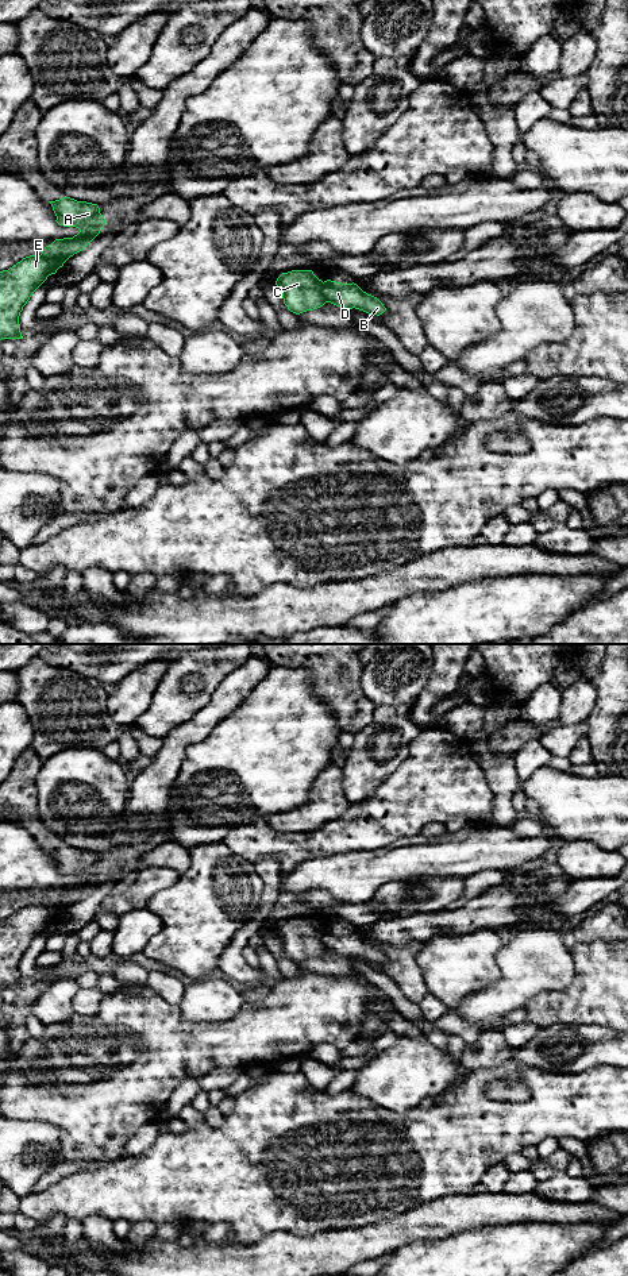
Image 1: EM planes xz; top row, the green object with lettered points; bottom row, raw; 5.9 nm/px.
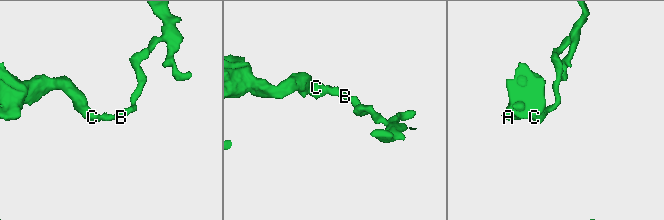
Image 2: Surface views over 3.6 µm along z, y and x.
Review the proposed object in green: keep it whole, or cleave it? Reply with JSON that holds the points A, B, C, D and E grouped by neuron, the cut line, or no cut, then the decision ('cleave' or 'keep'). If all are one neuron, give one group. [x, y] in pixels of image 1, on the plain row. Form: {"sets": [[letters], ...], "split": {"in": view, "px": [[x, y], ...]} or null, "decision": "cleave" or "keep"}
{"sets": [["A", "C", "E"], ["B", "D"]], "split": {"in": "xz", "px": [[323, 931], [323, 944], [327, 949]]}, "decision": "cleave"}

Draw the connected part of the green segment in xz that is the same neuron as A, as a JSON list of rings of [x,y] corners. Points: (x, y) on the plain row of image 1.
[[[62,845],[49,849],[63,875],[80,878],[73,886],[55,887],[41,903],[30,903],[0,920],[0,988],[22,987],[19,964],[32,941],[74,902],[82,899],[104,876],[97,852]]]

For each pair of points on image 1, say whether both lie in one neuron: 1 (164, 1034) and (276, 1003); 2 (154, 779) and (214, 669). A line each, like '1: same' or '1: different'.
1: same
2: different

